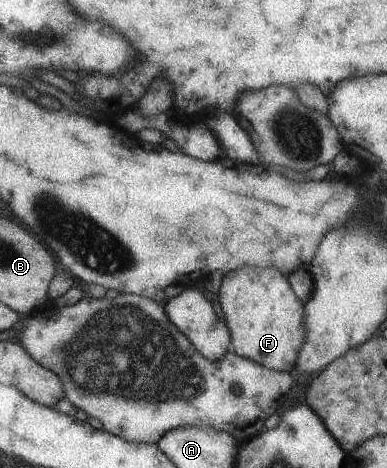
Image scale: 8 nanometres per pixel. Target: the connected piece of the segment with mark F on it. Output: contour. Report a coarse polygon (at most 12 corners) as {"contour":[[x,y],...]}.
{"contour":[[276,268],[222,276],[232,351],[293,368],[303,304]]}

